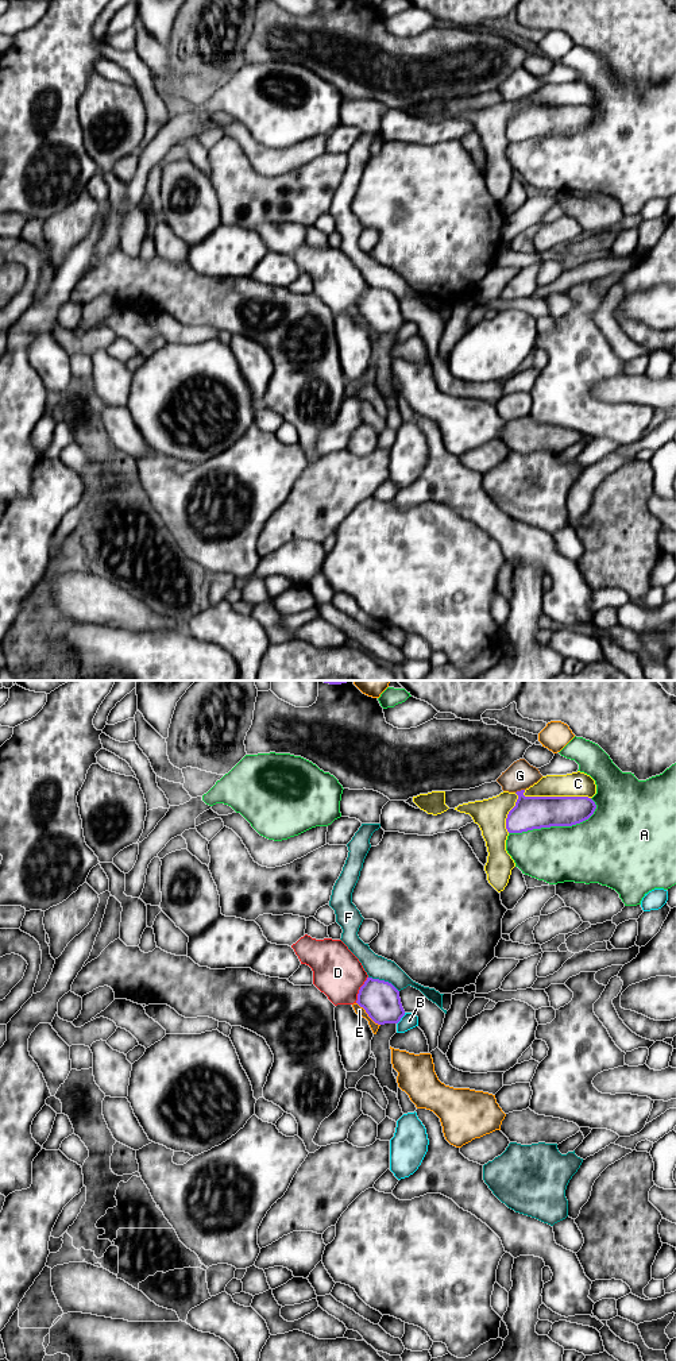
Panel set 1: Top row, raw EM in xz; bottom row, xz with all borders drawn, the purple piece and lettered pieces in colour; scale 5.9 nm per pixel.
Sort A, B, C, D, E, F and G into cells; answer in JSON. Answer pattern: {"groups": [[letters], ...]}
{"groups": [["A"], ["B"], ["C"], ["D"], ["E"], ["F"], ["G"]]}

